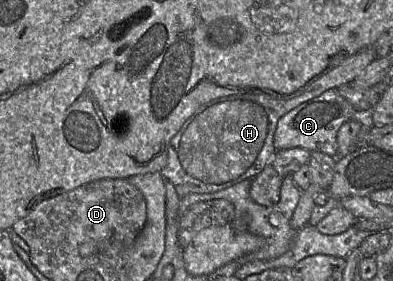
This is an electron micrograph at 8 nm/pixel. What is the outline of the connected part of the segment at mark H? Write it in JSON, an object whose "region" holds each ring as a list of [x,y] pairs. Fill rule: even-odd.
{"region":[[[363,48],[345,58],[339,65],[314,81],[303,93],[292,98],[279,98],[268,93],[242,93],[221,97],[205,105],[191,119],[187,120],[168,145],[167,164],[160,171],[165,180],[170,181],[179,196],[192,193],[210,193],[230,187],[260,173],[276,152],[274,133],[279,119],[298,105],[321,95],[331,88],[350,84],[357,74],[377,57],[375,48]]]}

